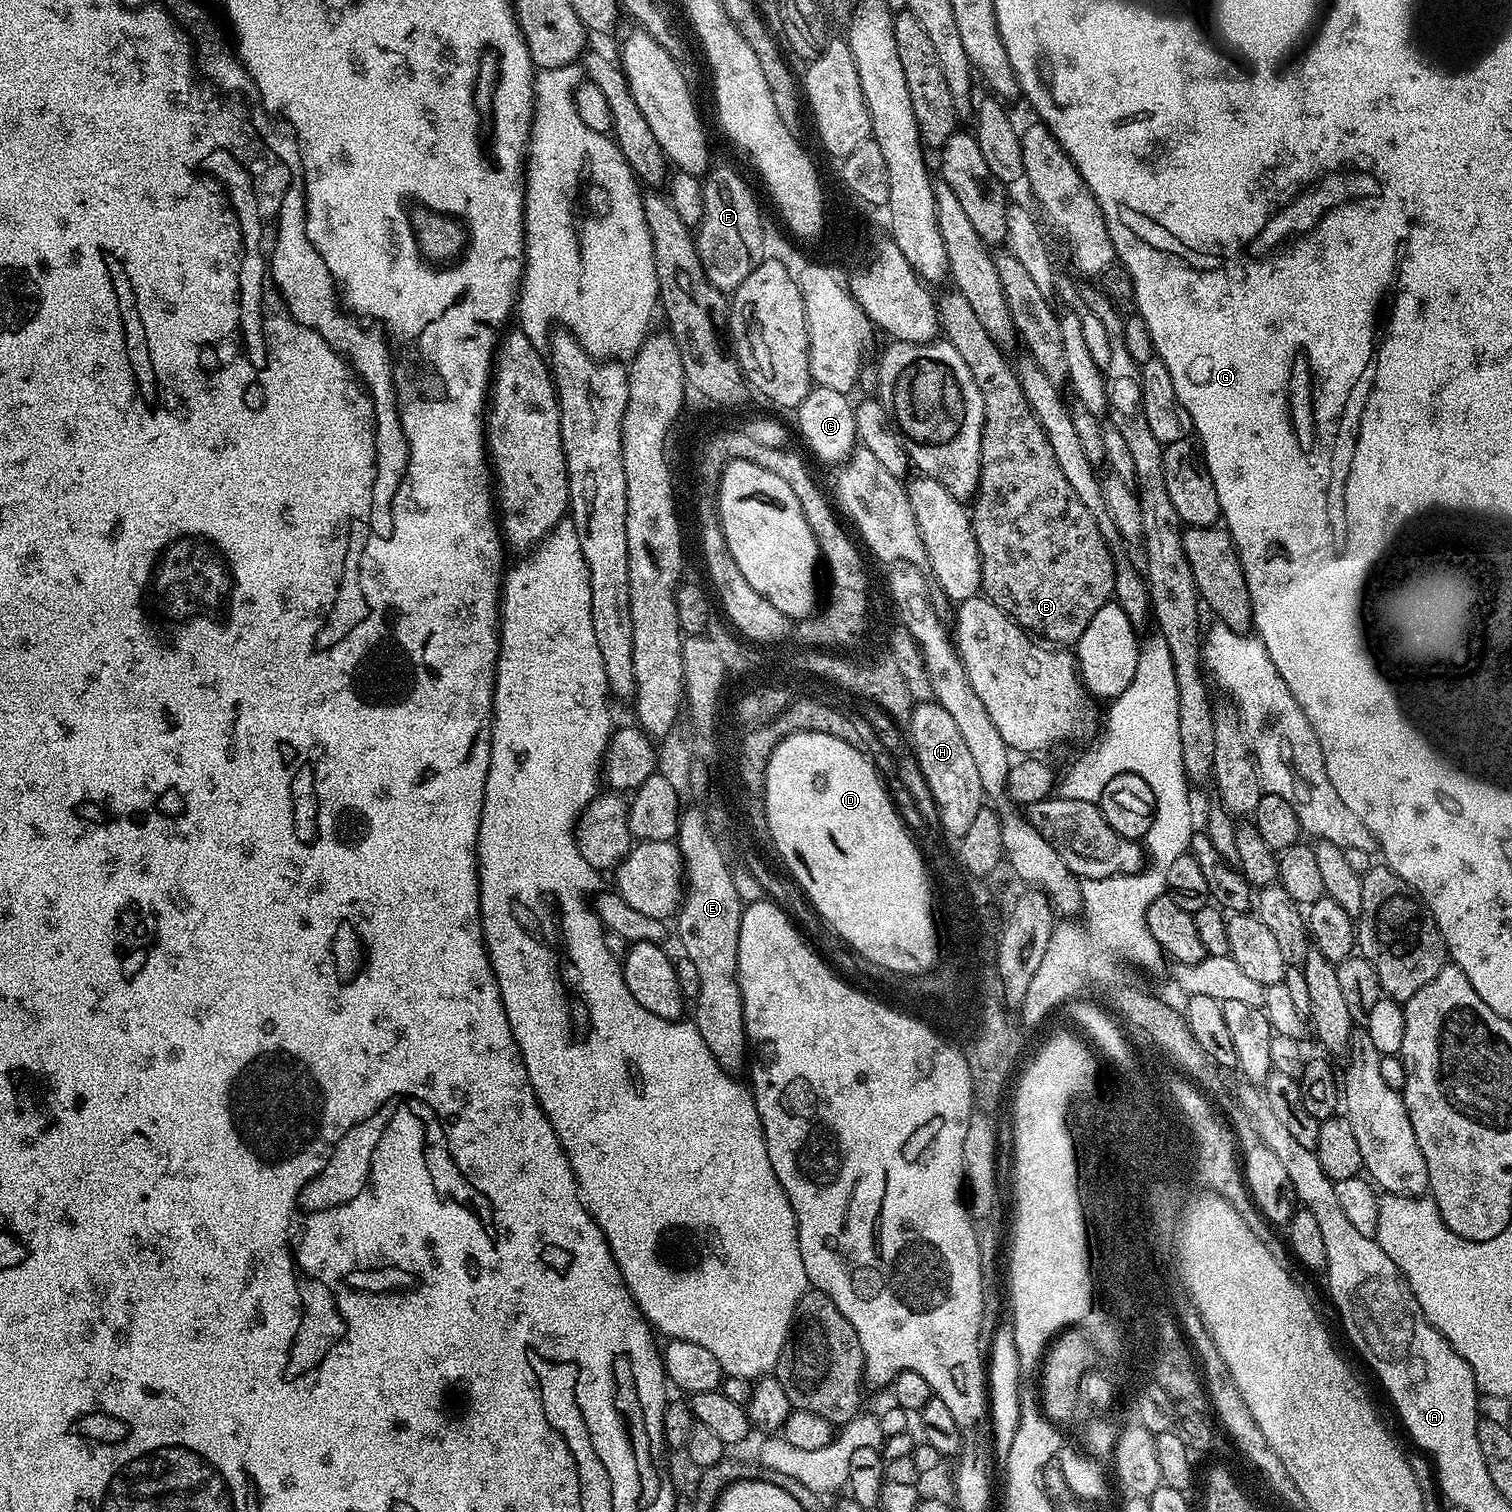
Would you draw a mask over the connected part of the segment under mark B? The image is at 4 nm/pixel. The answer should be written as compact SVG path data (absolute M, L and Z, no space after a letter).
M949 290L938 296L936 313L940 319L943 339L951 342L954 350L962 354L978 390L982 394L984 425L980 443L980 485L970 504L972 529L978 542L980 555L980 586L994 606L1012 617L1025 632L1056 646L1075 645L1076 639L1086 630L1094 614L1103 604L1113 599L1112 586L1117 567L1112 564L1113 549L1102 538L1098 522L1082 506L1070 482L1054 462L1054 450L1046 442L1046 434L1022 394L1015 367L1004 357L1005 349L982 326L970 302L961 292Z

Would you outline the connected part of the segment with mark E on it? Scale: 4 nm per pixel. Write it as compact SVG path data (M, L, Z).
M690 806L685 807L680 813L680 828L674 837L674 843L680 847L680 857L684 860L684 878L686 887L684 890L684 898L680 902L680 911L675 917L676 932L680 935L680 944L683 955L690 958L690 962L694 962L694 966L698 969L698 975L702 977L702 987L698 989L698 998L694 1002L696 1008L696 1024L694 1024L694 1031L702 1034L702 1042L706 1042L706 1046L710 1046L710 1054L714 1054L714 1058L721 1064L724 1069L730 1073L739 1073L740 1067L745 1067L746 1057L749 1055L750 1049L748 1046L748 1035L744 1029L744 1011L742 1010L742 994L738 986L738 930L742 922L742 914L744 913L746 904L745 901L740 901L740 892L736 889L736 880L732 877L732 872L728 869L728 860L724 857L724 852L720 849L722 847L721 841L718 839L716 832L713 831L711 825L708 824L703 811L699 807Z

